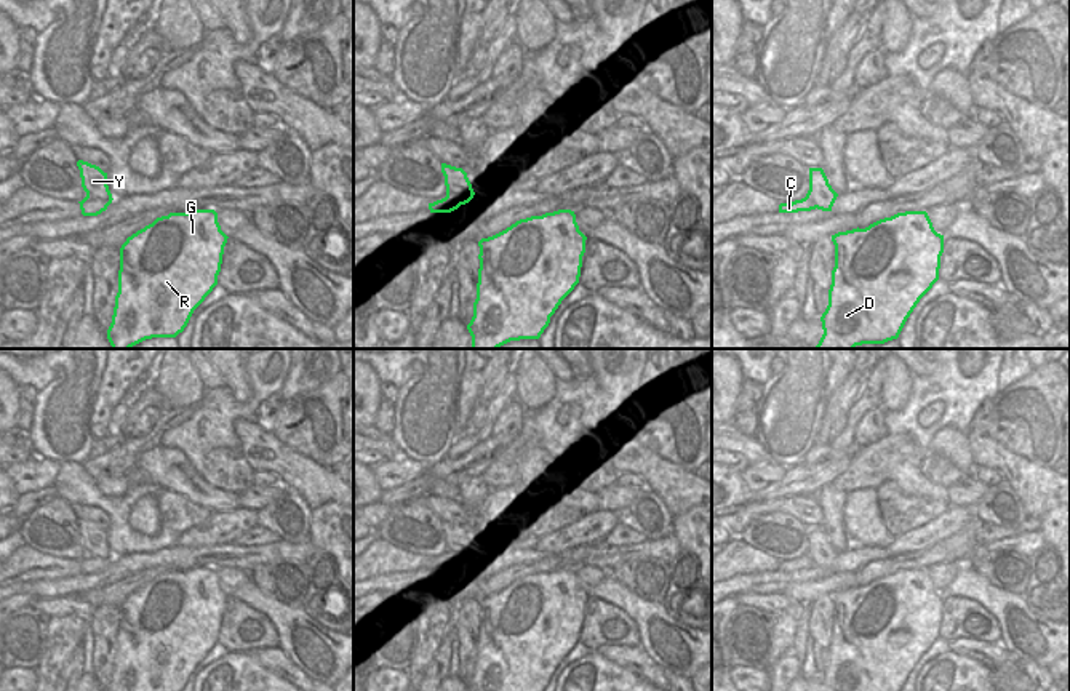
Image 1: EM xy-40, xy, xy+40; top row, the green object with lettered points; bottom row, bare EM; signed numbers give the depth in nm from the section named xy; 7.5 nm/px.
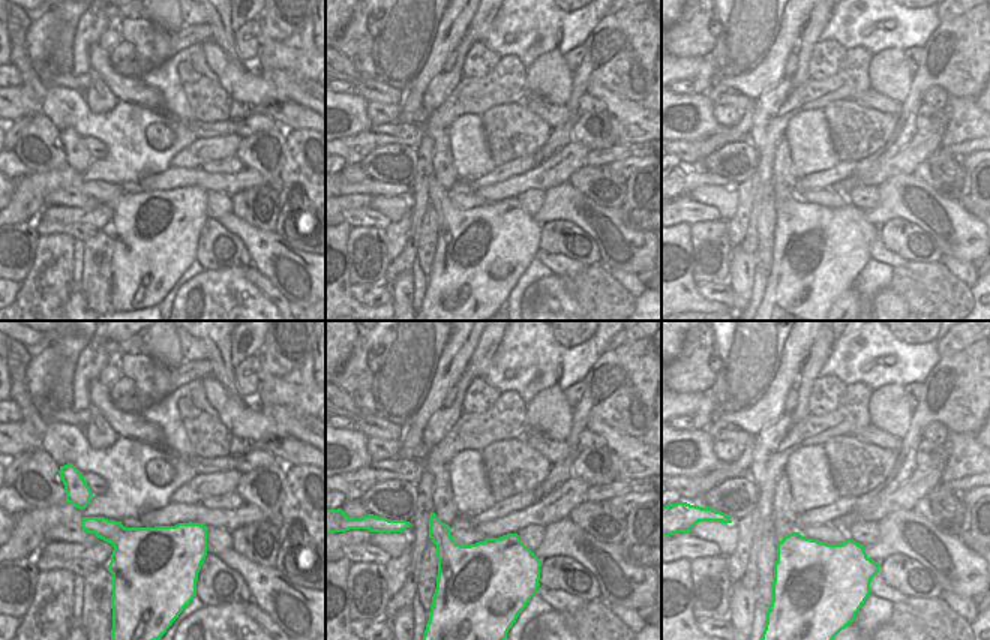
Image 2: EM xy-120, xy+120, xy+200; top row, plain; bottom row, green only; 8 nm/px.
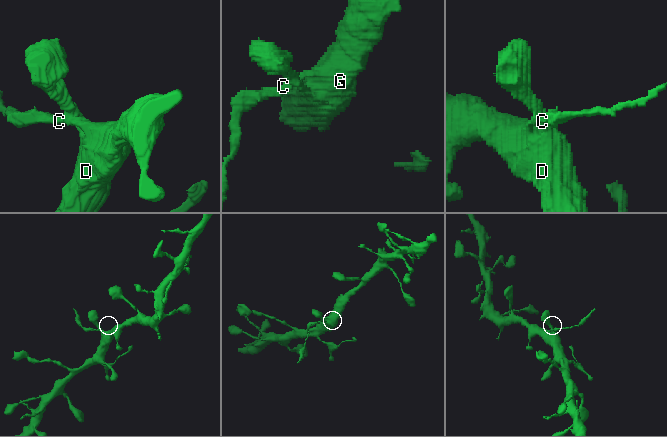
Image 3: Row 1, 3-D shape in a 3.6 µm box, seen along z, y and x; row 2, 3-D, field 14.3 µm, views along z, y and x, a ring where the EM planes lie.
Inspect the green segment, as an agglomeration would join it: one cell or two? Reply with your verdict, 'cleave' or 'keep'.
cleave

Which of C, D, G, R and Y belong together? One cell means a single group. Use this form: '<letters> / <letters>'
C / D G R Y

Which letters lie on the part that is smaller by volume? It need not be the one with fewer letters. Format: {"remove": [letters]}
{"remove": ["C"]}

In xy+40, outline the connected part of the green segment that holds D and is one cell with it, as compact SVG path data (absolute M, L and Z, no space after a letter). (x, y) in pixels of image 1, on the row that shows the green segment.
M905 211L880 219L865 229L832 235L835 267L828 290L828 306L820 317L824 334L814 349L854 349L862 344L884 344L897 339L920 299L939 280L944 235L937 234L926 211Z

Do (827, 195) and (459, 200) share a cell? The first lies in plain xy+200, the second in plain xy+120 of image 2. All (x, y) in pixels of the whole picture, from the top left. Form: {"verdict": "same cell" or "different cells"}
{"verdict": "same cell"}

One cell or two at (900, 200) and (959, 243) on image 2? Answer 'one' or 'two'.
one

